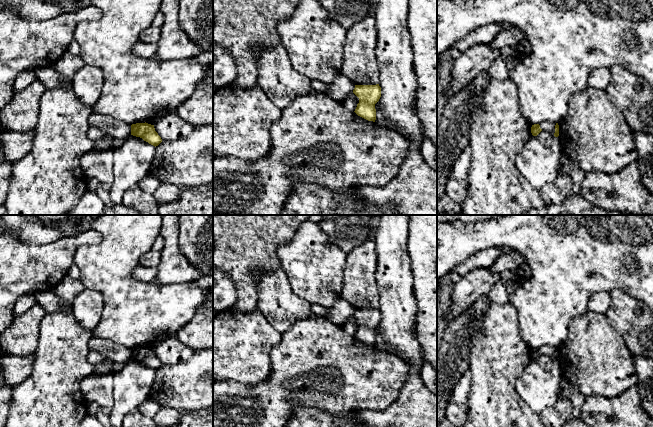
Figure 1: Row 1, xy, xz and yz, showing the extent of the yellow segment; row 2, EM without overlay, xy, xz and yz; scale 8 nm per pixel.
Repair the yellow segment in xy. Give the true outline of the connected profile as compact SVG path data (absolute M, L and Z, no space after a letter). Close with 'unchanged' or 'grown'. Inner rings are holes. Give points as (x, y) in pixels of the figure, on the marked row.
M136 123L131 125L131 135L140 137L153 146L158 146L162 139L155 131L154 125L148 123Z; unchanged

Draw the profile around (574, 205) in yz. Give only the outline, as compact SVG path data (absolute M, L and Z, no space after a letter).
M581 195L566 197L563 202L532 208L524 215L631 215L617 210L604 210L592 205Z

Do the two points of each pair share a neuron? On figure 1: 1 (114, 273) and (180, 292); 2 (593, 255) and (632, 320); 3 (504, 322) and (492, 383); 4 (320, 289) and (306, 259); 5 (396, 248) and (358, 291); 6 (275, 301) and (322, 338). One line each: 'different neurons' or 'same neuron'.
1: same neuron
2: different neurons
3: same neuron
4: same neuron
5: different neurons
6: different neurons

